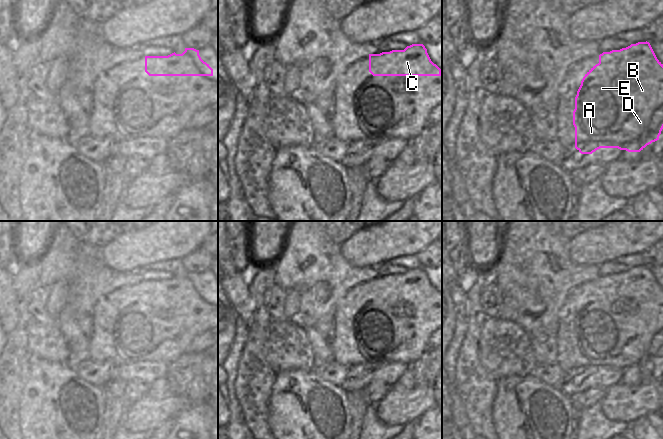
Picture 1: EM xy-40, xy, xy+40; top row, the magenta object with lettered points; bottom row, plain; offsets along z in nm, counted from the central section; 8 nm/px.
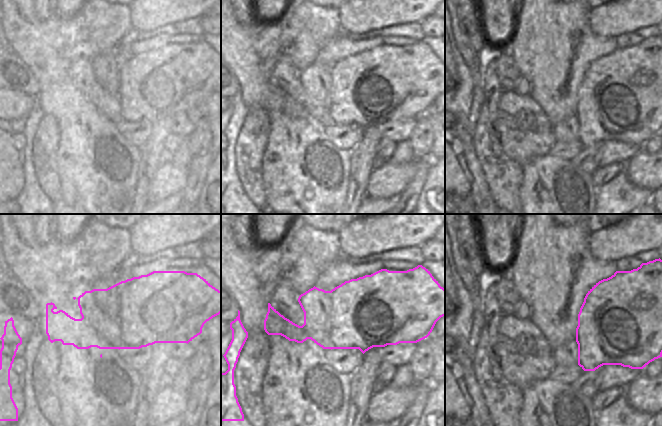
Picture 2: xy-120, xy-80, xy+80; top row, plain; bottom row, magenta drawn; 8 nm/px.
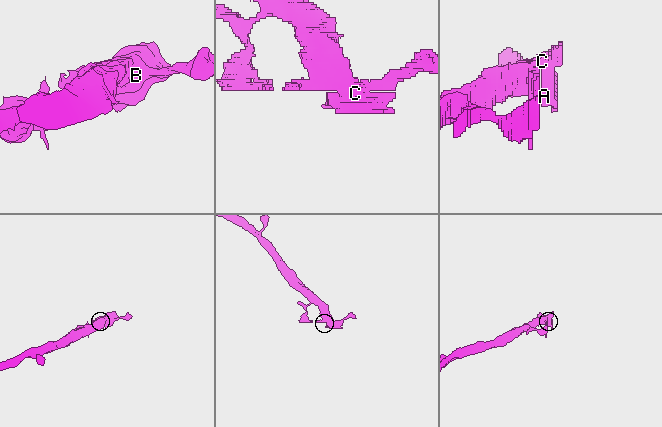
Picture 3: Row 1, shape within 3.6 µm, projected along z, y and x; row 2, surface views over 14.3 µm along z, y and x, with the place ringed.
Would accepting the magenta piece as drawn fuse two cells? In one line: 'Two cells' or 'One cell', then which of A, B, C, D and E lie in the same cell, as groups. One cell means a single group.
One cell. Groups: A B C D E

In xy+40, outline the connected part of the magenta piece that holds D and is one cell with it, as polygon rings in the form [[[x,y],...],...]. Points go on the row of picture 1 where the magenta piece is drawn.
[[[638,42],[599,55],[599,63],[585,74],[577,91],[573,125],[575,148],[581,154],[592,154],[600,148],[640,152],[659,140],[663,129],[663,64],[657,59],[649,42]]]

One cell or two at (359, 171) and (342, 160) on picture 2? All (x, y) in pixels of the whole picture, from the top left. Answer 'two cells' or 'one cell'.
two cells

